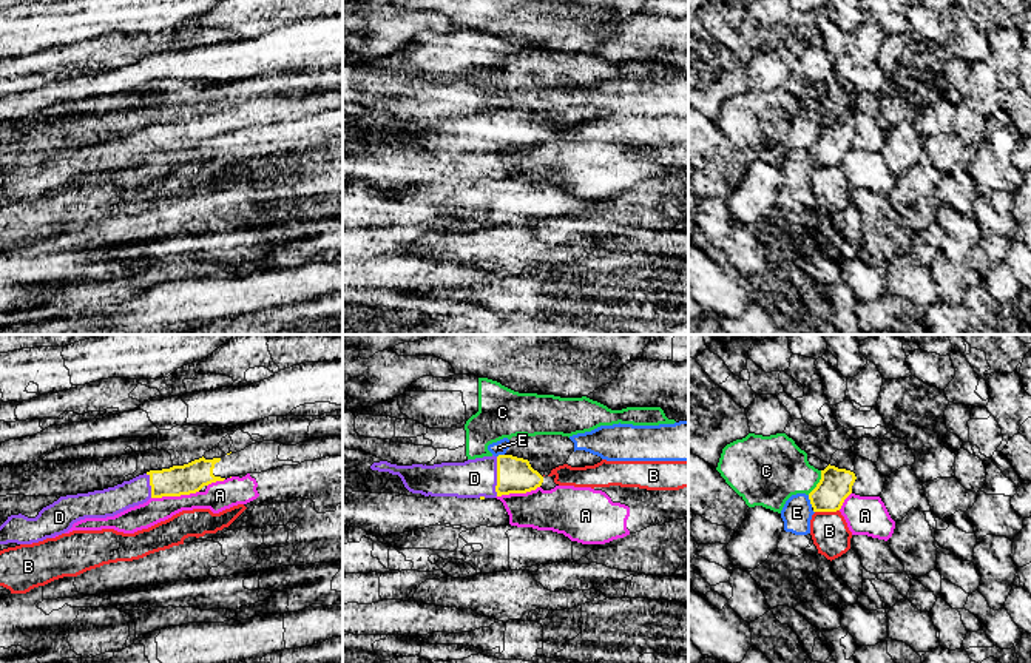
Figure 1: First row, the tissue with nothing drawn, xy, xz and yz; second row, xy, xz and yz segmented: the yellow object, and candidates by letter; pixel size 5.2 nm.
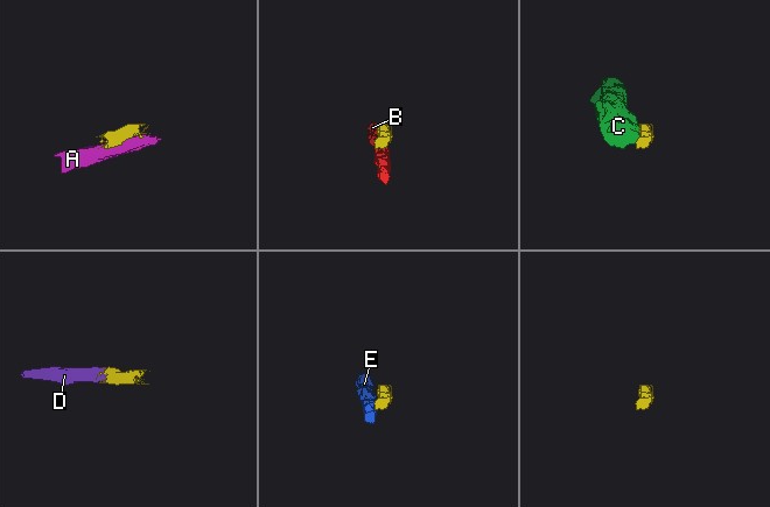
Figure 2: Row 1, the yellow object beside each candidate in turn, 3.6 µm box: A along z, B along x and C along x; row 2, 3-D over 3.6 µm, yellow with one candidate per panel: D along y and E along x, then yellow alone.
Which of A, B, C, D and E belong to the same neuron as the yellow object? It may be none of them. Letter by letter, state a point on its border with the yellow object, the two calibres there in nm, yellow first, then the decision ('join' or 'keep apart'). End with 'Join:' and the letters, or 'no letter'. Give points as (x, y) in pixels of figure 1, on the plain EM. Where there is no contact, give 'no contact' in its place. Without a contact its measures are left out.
A: xy (175, 150) | 160/150 nm | keep apart
B: yz (826, 165) | 170/200 nm | keep apart
C: yz (818, 137) | 170/340 nm | keep apart
D: xz (497, 131) | 190/200 nm | join
E: yz (811, 156) | 170/160 nm | keep apart
Join: D

